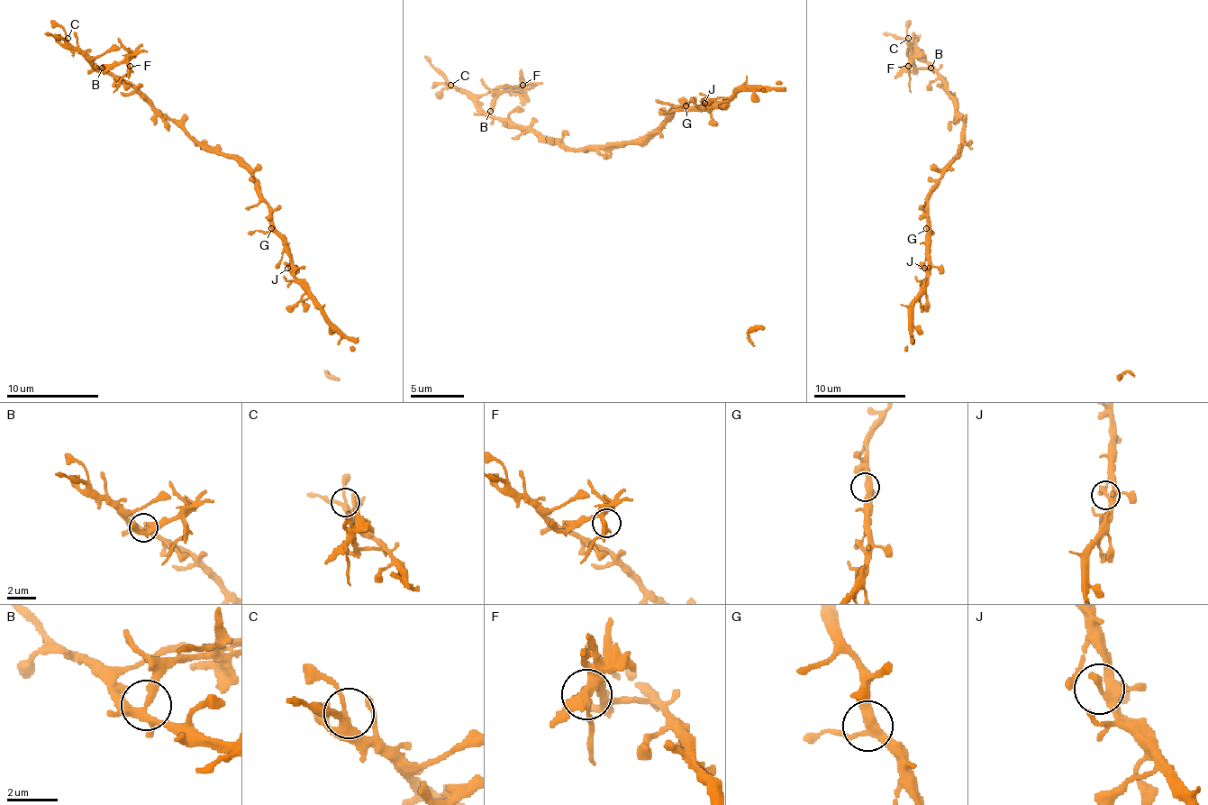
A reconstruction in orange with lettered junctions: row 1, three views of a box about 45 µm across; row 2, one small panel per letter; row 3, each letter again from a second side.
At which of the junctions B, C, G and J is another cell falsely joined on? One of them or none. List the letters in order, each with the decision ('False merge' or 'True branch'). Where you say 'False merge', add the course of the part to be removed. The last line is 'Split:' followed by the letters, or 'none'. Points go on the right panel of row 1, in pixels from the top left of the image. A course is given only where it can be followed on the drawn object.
B: False merge. Course of the part to remove: (930, 68), (912, 64), (910, 66), (908, 73), (910, 92)
C: True branch
G: True branch
J: True branch
Split: B

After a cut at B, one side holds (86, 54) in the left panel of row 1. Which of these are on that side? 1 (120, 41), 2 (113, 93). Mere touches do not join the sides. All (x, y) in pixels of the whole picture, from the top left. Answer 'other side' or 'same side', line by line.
1: other side
2: other side

